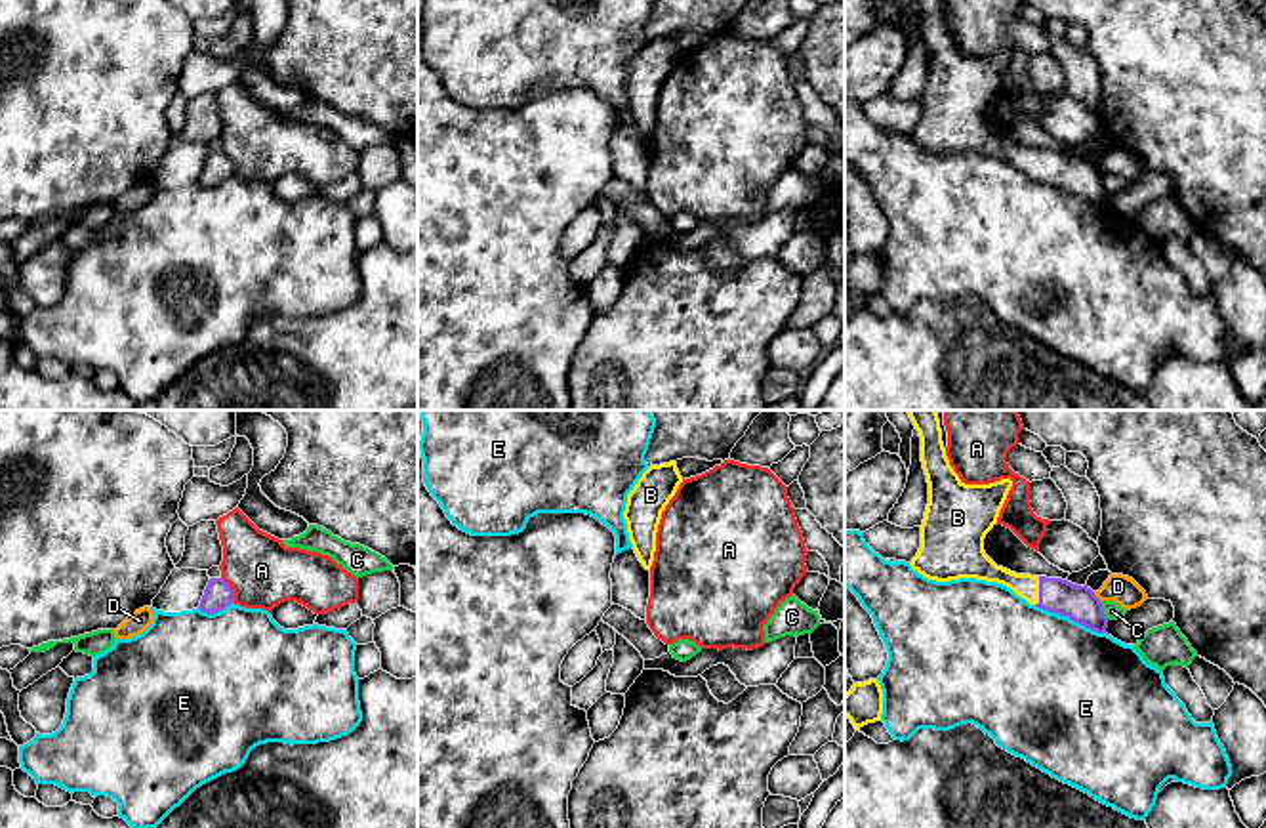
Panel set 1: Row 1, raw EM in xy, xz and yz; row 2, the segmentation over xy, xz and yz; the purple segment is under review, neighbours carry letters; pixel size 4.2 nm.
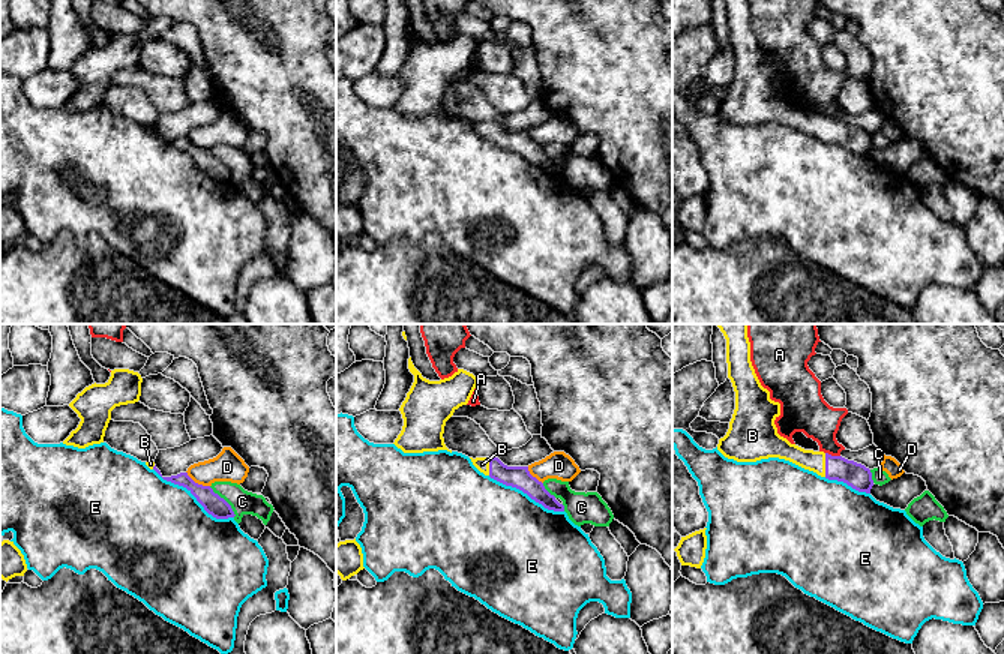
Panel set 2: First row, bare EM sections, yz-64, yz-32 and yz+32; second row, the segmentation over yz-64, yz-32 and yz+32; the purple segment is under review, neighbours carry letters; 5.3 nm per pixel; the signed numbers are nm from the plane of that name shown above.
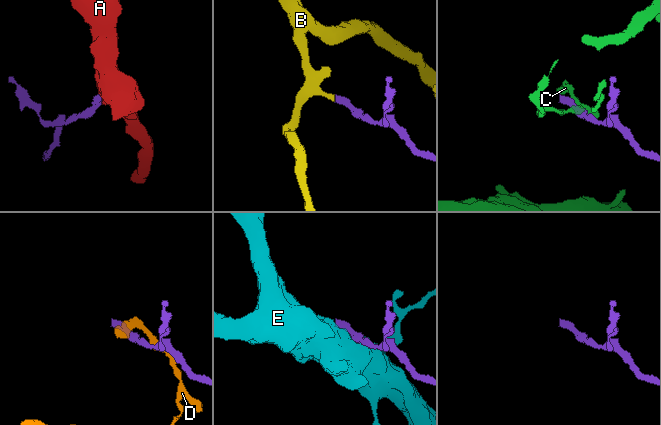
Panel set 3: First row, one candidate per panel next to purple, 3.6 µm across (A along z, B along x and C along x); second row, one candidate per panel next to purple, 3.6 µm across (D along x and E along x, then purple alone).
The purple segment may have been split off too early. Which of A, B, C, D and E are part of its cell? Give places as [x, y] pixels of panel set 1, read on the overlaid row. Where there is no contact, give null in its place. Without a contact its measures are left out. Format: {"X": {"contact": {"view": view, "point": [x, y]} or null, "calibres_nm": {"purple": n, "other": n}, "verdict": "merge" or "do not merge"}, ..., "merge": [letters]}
{"A": {"contact": {"view": "xy", "point": [231, 590]}, "calibres_nm": {"purple": 120, "other": 300}, "verdict": "do not merge"}, "B": {"contact": {"view": "yz", "point": [1040, 592]}, "calibres_nm": {"purple": 150, "other": 100}, "verdict": "merge"}, "C": {"contact": {"view": "yz", "point": [1102, 611]}, "calibres_nm": {"purple": 150, "other": 80}, "verdict": "do not merge"}, "D": {"contact": {"view": "yz", "point": [1095, 596]}, "calibres_nm": {"purple": 150, "other": 120}, "verdict": "do not merge"}, "E": {"contact": {"view": "yz", "point": [1070, 619]}, "calibres_nm": {"purple": 150, "other": 500}, "verdict": "do not merge"}, "merge": ["B"]}

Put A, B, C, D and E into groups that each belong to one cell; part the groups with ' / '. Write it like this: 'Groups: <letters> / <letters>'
Groups: A / B / C / D / E

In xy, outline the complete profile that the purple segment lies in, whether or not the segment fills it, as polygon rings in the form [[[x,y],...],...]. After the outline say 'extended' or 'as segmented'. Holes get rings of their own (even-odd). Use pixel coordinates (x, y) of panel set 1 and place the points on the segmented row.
[[[210,578],[198,609],[214,614],[235,603],[235,593],[223,578]]]; as segmented

